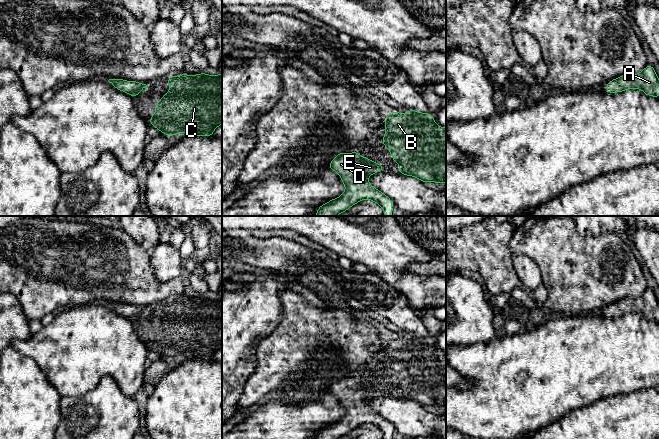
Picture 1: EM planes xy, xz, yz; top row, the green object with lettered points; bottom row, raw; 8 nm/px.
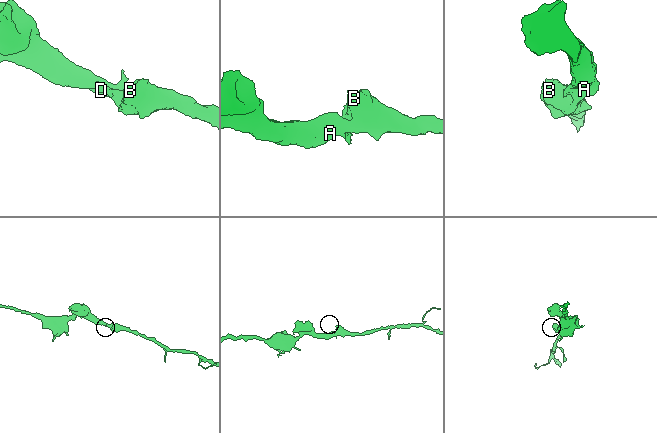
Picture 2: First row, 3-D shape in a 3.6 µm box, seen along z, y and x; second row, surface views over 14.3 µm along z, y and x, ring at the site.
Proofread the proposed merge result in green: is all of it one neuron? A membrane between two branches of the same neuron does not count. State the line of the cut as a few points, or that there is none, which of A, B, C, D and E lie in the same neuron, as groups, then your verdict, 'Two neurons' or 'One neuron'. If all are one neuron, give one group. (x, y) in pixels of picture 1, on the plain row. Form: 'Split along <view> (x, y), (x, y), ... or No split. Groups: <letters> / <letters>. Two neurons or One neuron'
No split. Groups: A B C D E. One neuron

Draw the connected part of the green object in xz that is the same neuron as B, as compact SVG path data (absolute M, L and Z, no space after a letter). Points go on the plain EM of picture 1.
M409 333L408 339L406 340L404 337L398 337L396 335L390 336L389 339L385 342L385 360L383 361L382 367L385 371L388 372L394 387L400 388L400 390L397 393L401 396L402 399L416 401L422 406L446 407L446 352L438 350L431 337L421 337Z

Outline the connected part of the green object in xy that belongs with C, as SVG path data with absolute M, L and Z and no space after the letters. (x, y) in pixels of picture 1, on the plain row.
M222 297L211 300L177 299L167 303L169 317L164 318L155 329L156 337L150 341L150 349L163 358L171 360L187 356L195 360L213 360L214 354L222 348Z

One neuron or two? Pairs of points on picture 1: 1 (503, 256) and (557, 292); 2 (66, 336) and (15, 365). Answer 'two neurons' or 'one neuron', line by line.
1: two neurons
2: two neurons

